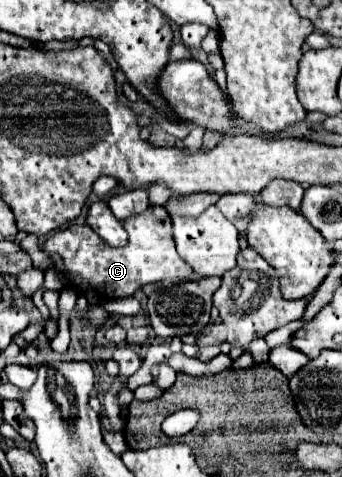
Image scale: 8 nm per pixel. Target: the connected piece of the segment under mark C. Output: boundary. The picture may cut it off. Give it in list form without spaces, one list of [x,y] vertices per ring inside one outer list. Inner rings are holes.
[[[151,205],[143,213],[123,221],[123,227],[129,233],[129,243],[123,247],[107,245],[87,225],[71,225],[65,231],[53,233],[47,239],[43,253],[47,257],[51,253],[59,253],[71,277],[75,281],[83,279],[91,283],[91,287],[99,293],[101,299],[129,297],[147,283],[163,283],[163,281],[171,283],[177,279],[179,281],[191,279],[193,269],[179,257],[175,249],[175,241],[171,235],[171,217],[163,207]]]

